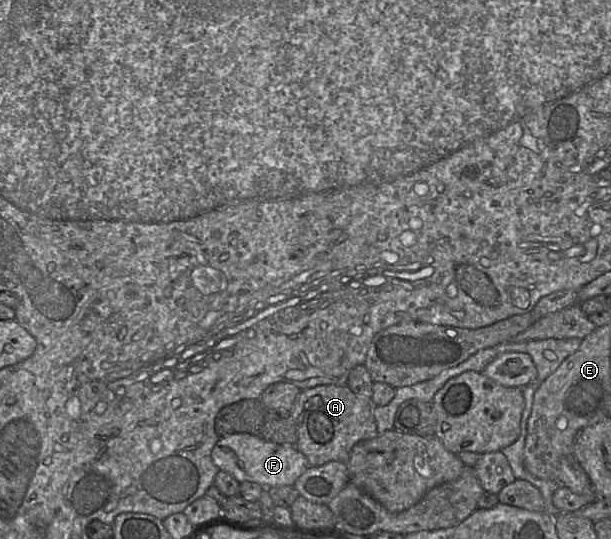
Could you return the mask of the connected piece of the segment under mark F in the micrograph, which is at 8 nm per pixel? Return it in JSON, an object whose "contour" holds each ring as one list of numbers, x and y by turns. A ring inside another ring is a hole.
{"contour":[[235,433,222,436,211,453,213,463,229,473,239,483,258,483,263,488,292,486,310,466,308,459,295,445,277,444,249,433]]}

